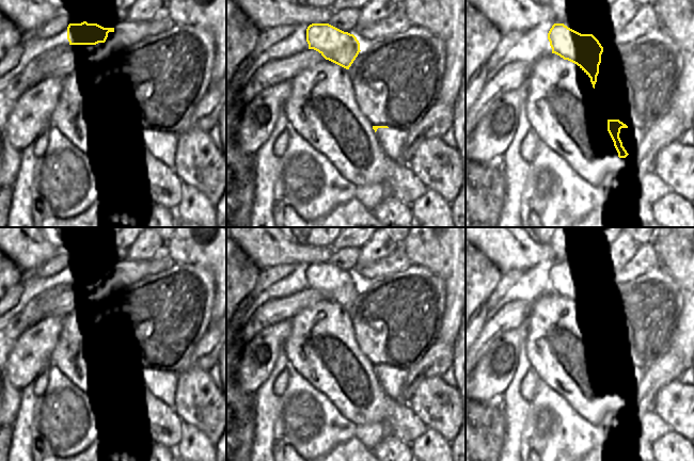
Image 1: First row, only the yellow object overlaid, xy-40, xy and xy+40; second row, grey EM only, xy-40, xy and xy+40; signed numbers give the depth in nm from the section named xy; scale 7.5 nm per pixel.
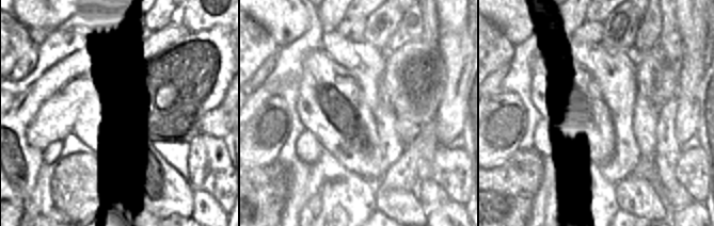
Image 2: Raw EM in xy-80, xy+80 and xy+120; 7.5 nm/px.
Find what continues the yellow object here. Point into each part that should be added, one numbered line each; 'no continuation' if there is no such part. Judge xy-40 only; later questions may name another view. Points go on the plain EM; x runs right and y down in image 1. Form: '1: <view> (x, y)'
no continuation

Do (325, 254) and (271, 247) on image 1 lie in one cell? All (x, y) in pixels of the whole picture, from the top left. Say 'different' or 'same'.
same

